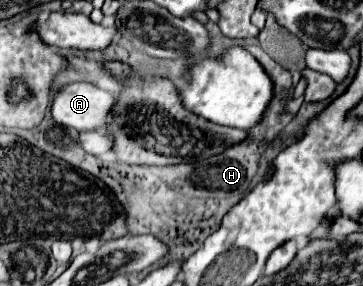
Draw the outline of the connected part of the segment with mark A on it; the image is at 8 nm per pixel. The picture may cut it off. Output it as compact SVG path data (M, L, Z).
M88 82L64 86L52 100L52 118L80 132L92 132L110 124L116 98Z

